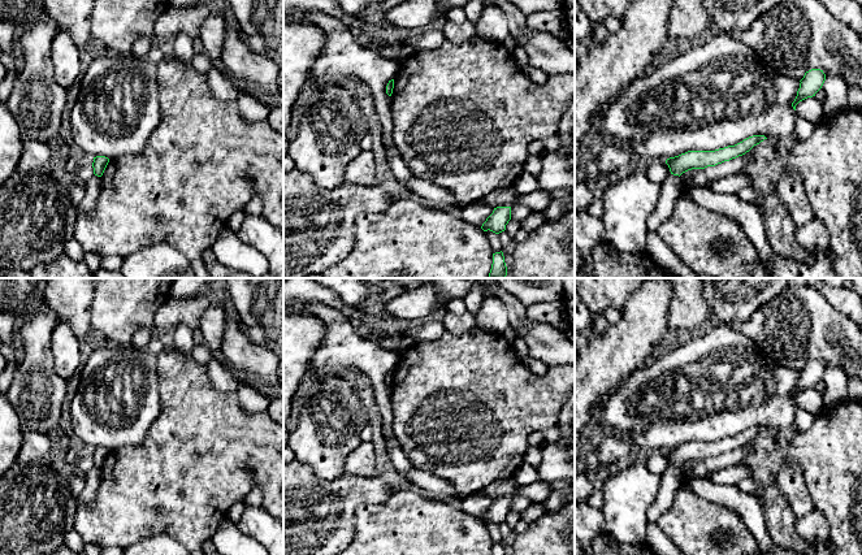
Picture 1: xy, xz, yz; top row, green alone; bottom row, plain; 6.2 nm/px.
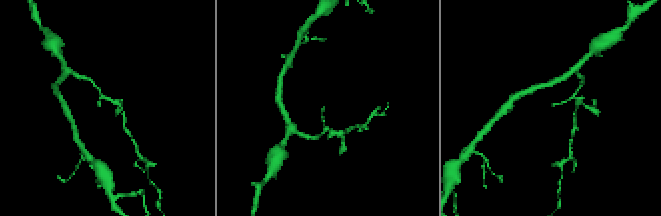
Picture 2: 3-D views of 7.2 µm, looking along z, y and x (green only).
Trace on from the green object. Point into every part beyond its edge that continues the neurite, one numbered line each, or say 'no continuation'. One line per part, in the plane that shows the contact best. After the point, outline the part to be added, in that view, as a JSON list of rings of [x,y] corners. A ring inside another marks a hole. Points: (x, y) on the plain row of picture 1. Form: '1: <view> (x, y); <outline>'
no continuation

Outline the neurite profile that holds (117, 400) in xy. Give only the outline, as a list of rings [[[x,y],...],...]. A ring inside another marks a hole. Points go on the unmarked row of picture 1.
[[[104,346],[88,354],[81,372],[78,391],[69,406],[72,429],[87,446],[109,451],[140,446],[161,411],[157,356],[148,350]]]

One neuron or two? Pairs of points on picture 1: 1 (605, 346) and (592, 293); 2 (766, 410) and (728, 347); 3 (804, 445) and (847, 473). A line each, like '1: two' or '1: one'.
1: two
2: one
3: one

